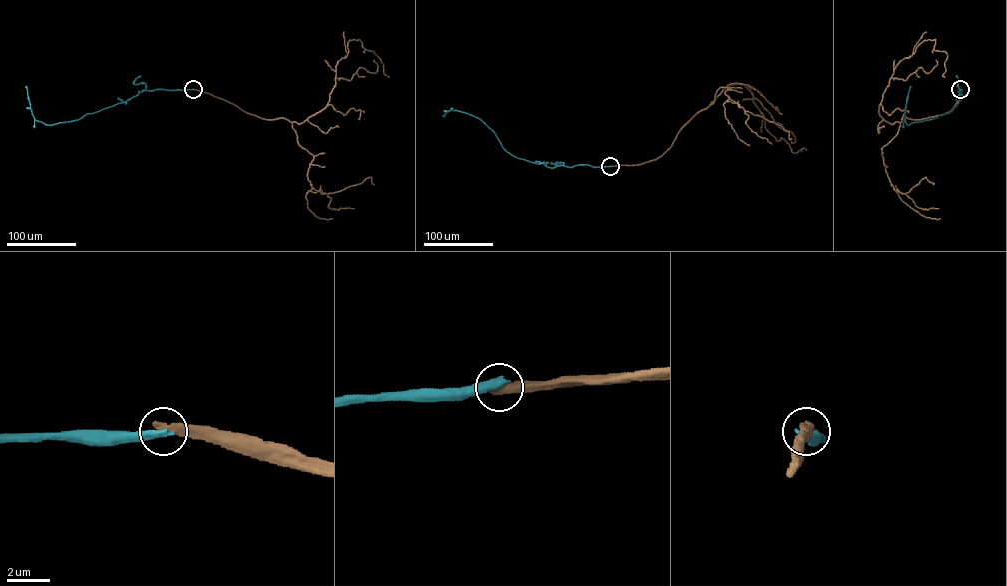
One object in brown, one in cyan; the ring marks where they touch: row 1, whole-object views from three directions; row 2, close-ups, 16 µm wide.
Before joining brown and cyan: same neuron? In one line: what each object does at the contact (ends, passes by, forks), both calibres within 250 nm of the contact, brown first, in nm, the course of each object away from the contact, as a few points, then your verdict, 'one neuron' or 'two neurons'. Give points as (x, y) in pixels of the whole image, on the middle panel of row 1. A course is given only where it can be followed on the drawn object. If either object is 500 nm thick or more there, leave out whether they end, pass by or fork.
calibres 500 and 400 nm; course brown (610, 166), (661, 156), (692, 118), (735, 84), (751, 92), (776, 140), (783, 139), (793, 153), (806, 150); course cyan (610, 166), (579, 164), (551, 168), (508, 152), (493, 132), (479, 118), (454, 110), (443, 116); two neurons

